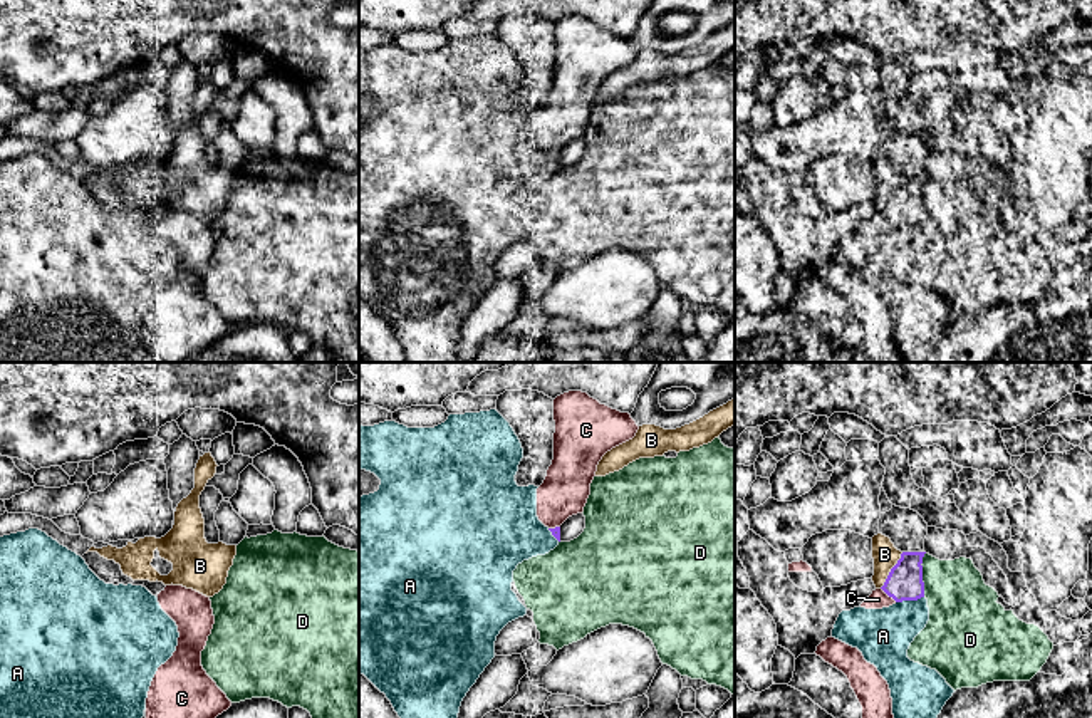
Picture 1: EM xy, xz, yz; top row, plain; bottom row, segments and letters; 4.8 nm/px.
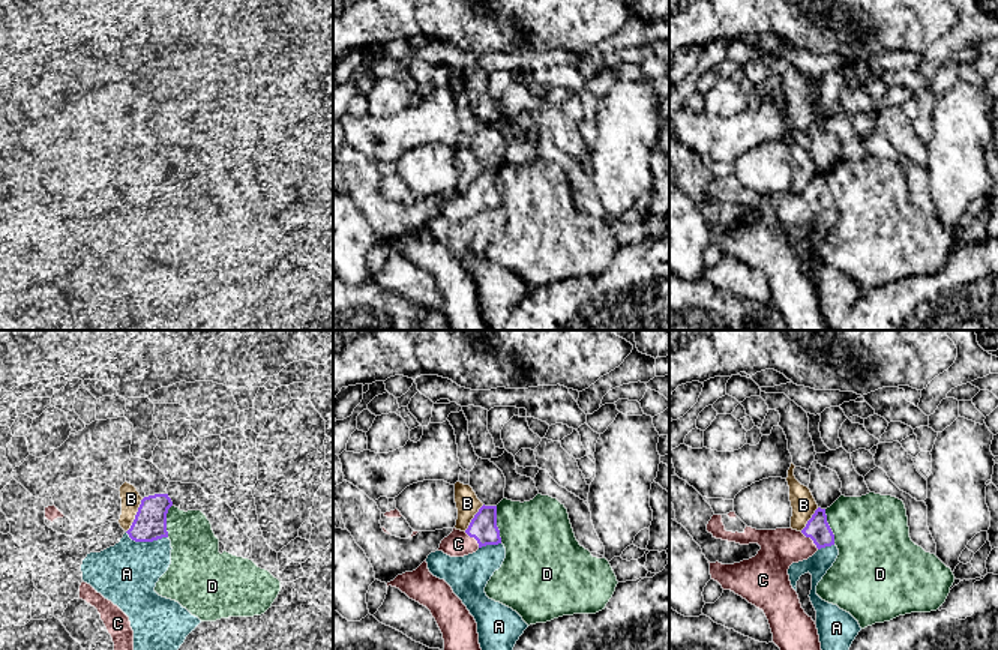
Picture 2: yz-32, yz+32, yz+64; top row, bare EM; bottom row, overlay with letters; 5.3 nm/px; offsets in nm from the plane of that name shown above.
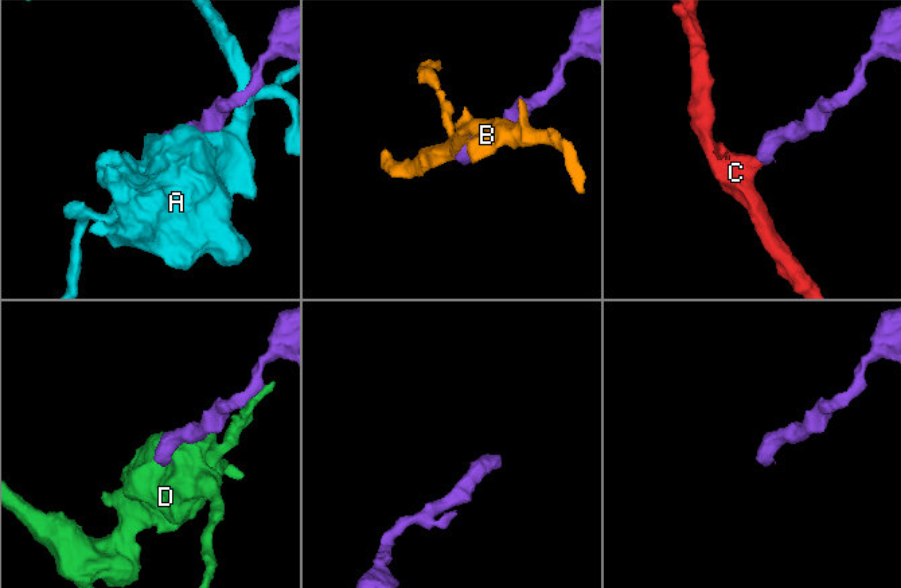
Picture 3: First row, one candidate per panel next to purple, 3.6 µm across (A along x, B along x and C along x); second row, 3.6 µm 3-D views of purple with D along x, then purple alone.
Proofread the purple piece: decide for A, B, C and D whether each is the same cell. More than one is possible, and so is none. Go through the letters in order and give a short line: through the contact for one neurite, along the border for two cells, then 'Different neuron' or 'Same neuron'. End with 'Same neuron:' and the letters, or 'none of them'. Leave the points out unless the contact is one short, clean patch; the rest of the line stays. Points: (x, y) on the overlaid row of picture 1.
A: Different neuron
B: Different neuron
C: Same neuron
D: Different neuron
Same neuron: C

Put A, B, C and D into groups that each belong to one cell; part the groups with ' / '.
A / B / C / D

